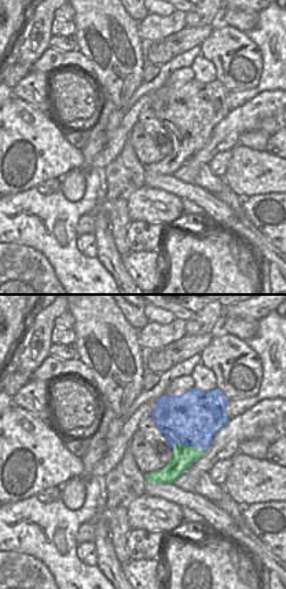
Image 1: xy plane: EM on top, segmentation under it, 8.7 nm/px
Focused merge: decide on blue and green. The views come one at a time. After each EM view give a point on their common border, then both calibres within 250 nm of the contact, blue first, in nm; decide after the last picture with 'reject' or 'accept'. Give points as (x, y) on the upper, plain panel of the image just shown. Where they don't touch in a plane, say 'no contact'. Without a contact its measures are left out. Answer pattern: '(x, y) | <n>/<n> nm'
(189, 136) | 480/190 nm

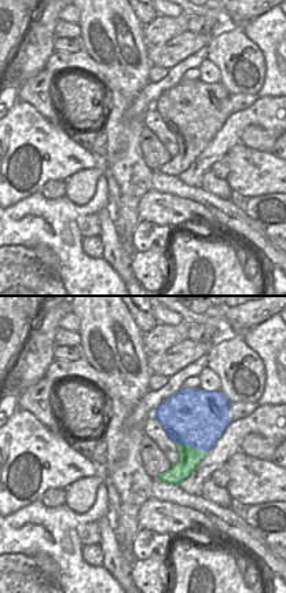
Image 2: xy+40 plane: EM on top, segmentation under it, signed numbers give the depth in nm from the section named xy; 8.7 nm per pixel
(190, 136) | 500/190 nm

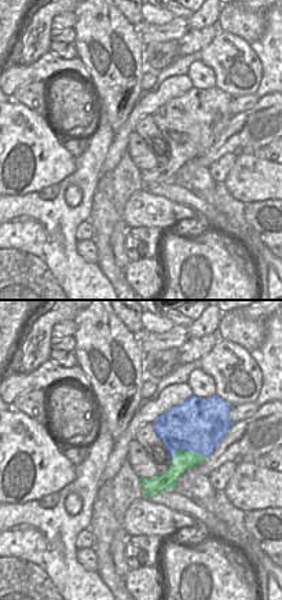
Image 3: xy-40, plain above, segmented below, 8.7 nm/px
(186, 142) | 480/170 nm

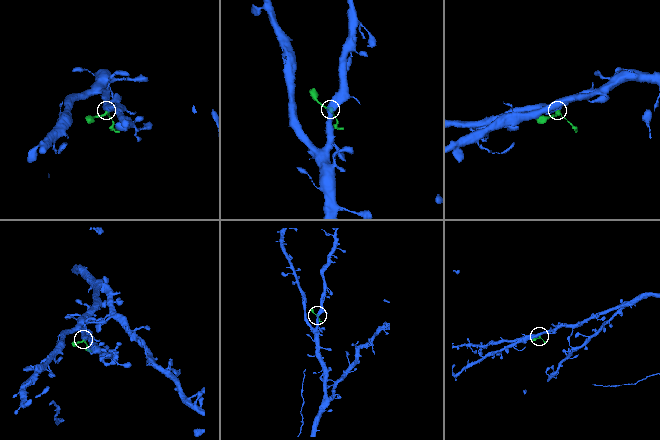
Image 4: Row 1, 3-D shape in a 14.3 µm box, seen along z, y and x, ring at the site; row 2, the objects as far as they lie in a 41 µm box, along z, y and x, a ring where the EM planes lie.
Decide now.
reject

